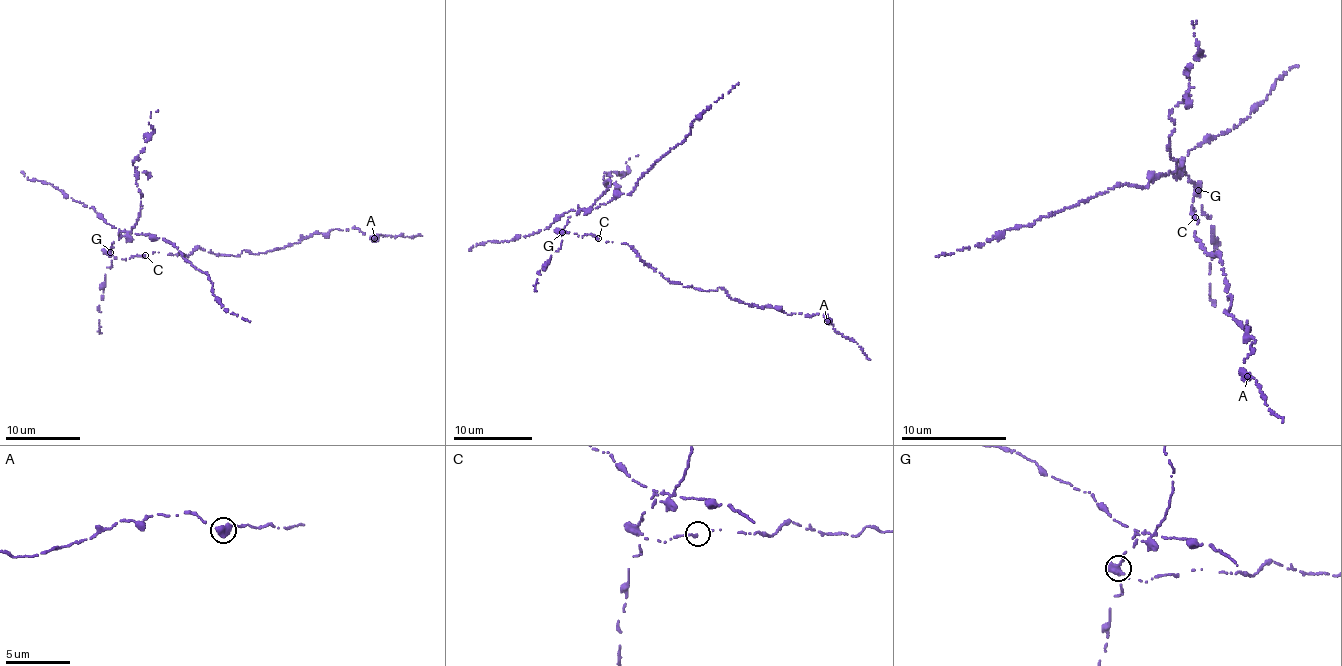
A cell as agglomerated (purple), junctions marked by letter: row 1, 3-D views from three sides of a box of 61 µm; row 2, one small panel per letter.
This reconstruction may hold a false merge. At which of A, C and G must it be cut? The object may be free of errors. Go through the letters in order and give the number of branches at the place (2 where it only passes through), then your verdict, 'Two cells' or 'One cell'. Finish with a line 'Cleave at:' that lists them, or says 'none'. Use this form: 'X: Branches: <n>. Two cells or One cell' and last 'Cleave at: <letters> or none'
A: Branches: 1. One cell
C: Branches: 1. One cell
G: Branches: 1. Two cells
Cleave at: G

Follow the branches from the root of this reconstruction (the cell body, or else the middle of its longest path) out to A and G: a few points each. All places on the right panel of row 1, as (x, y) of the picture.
A: (1195, 217), (1194, 236), (1218, 256), (1225, 291), (1232, 296), (1224, 311), (1255, 340), (1244, 362), (1247, 376)
G: (1195, 217), (1191, 207), (1197, 190)

